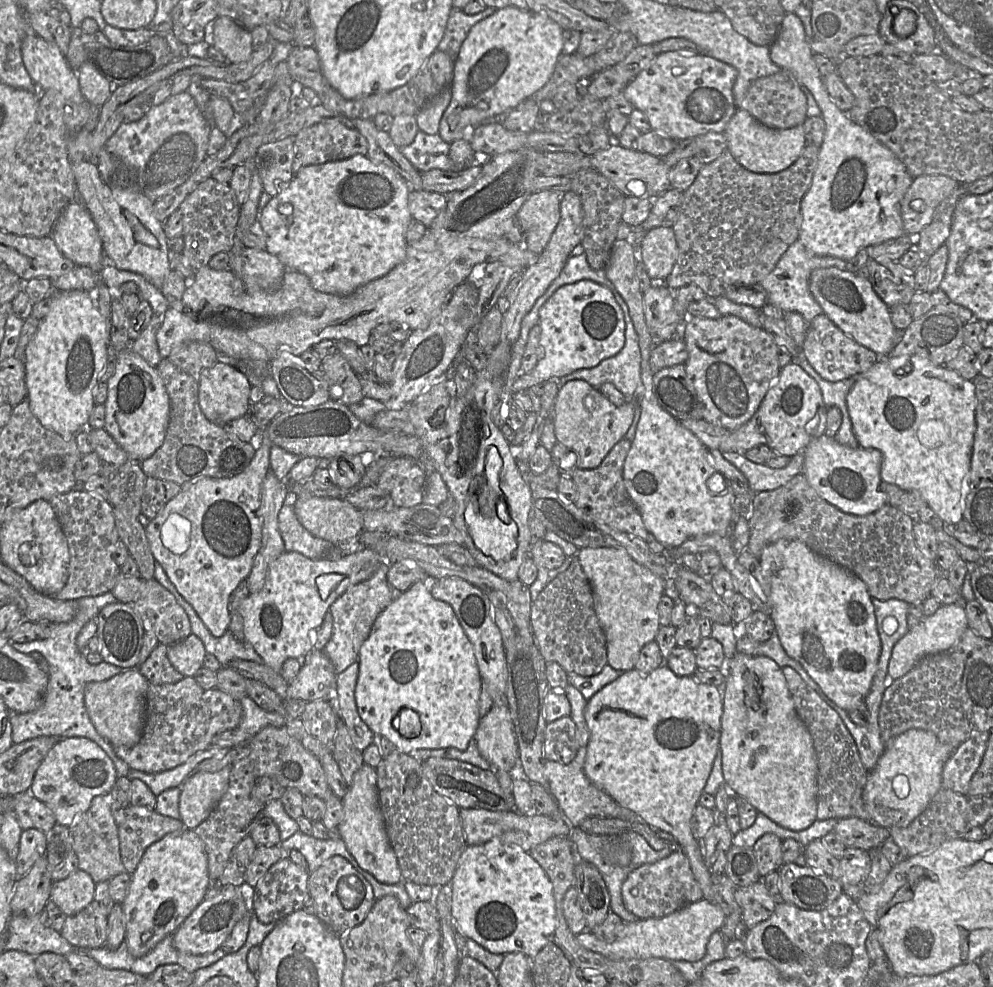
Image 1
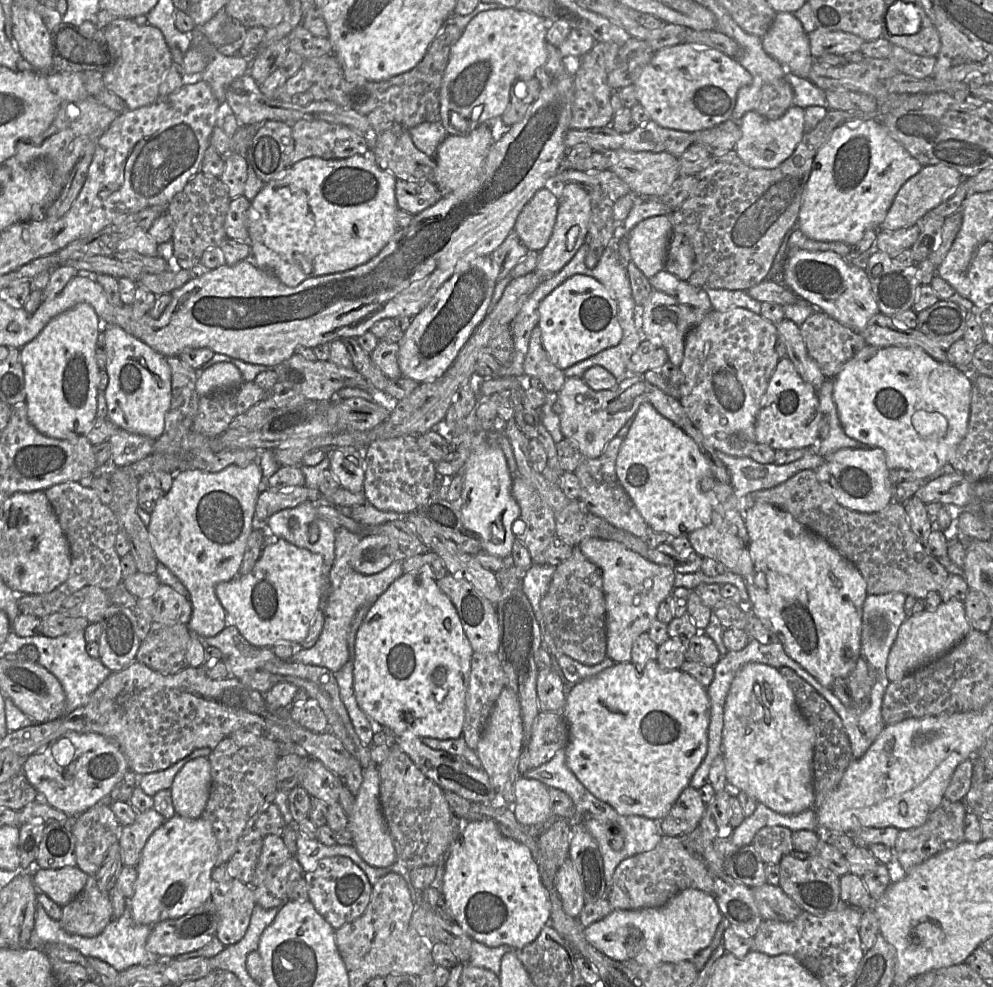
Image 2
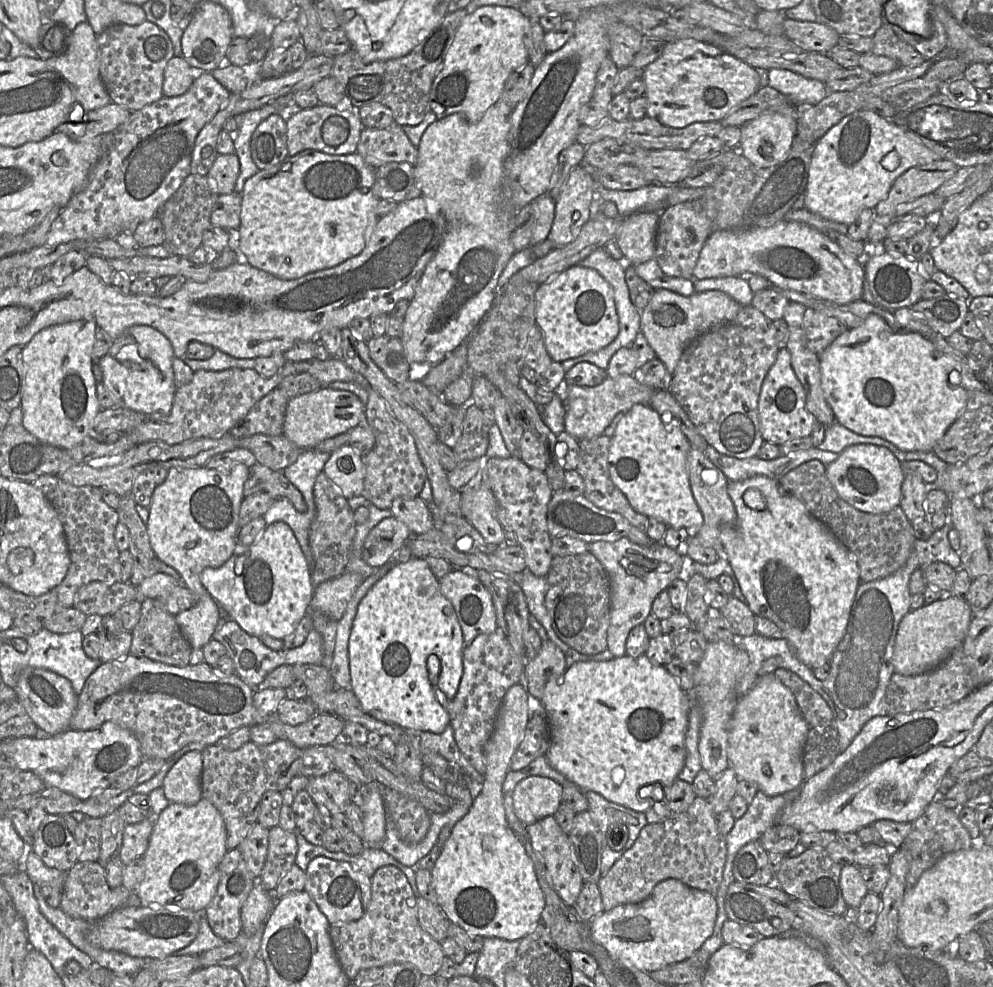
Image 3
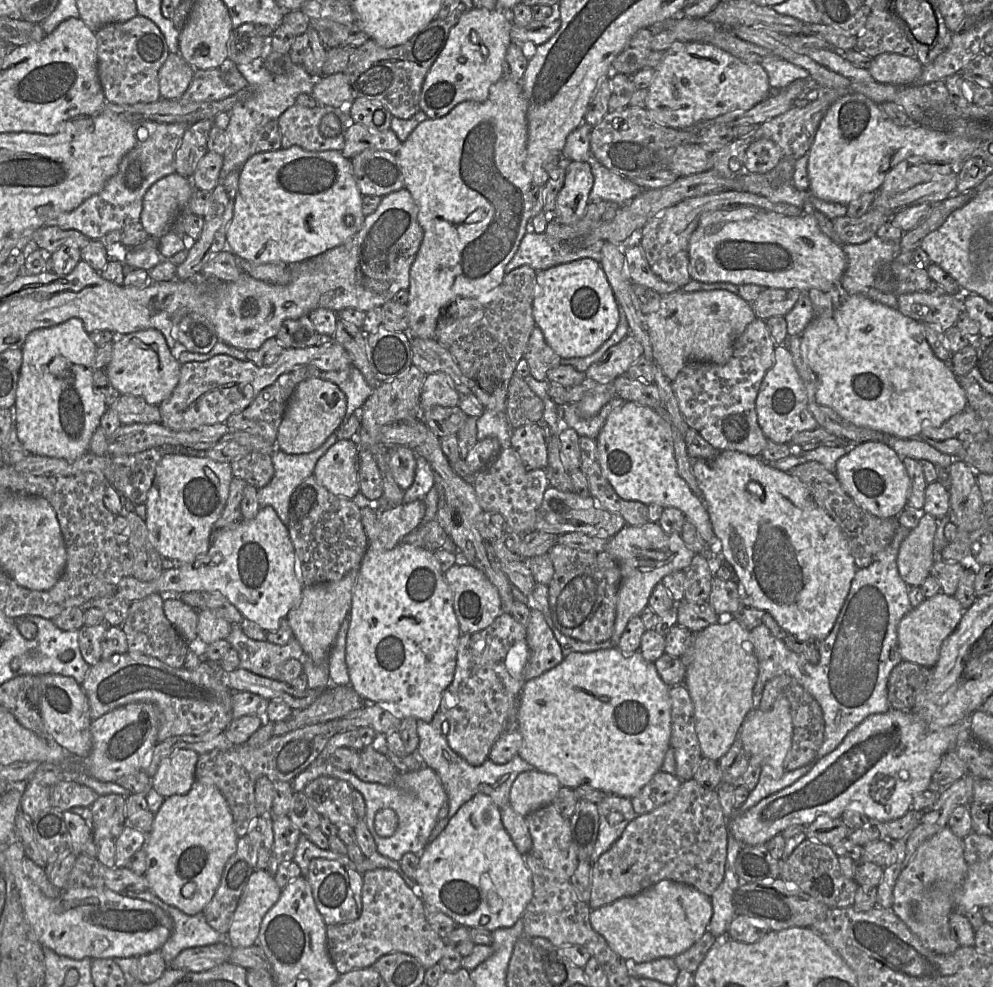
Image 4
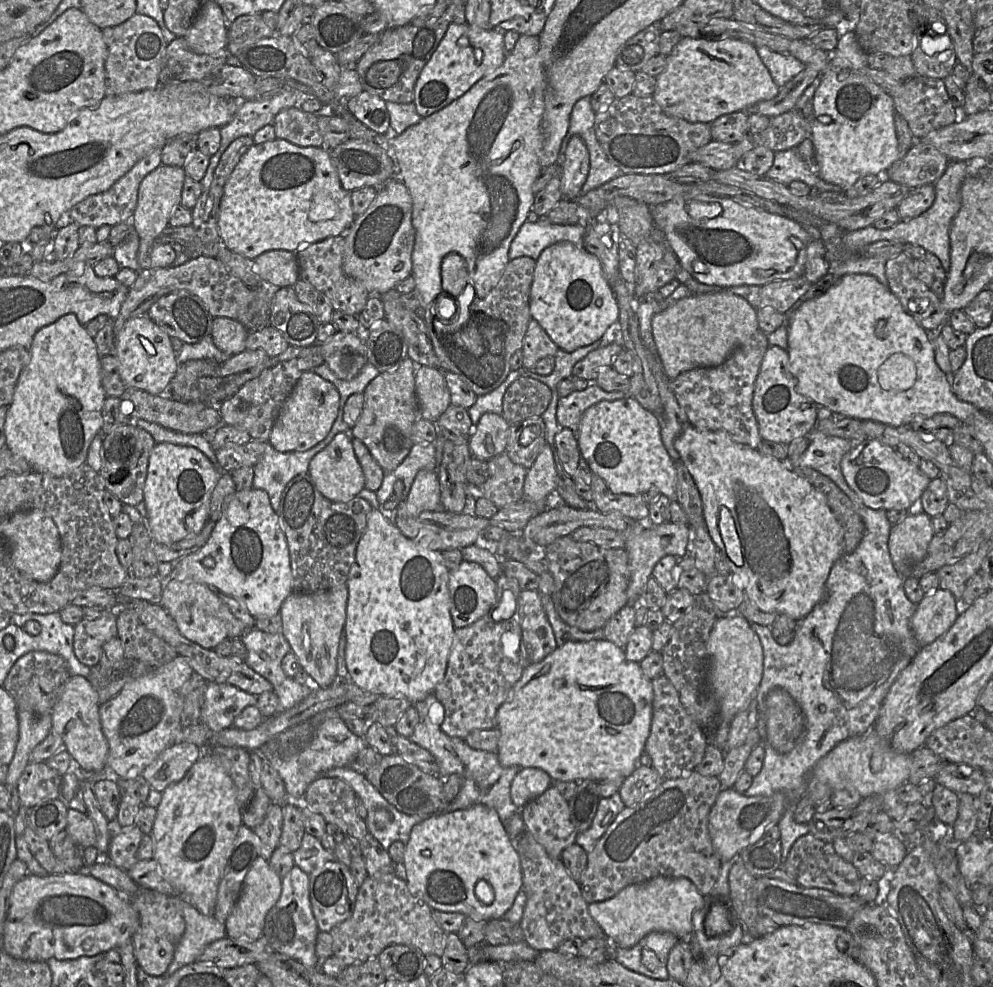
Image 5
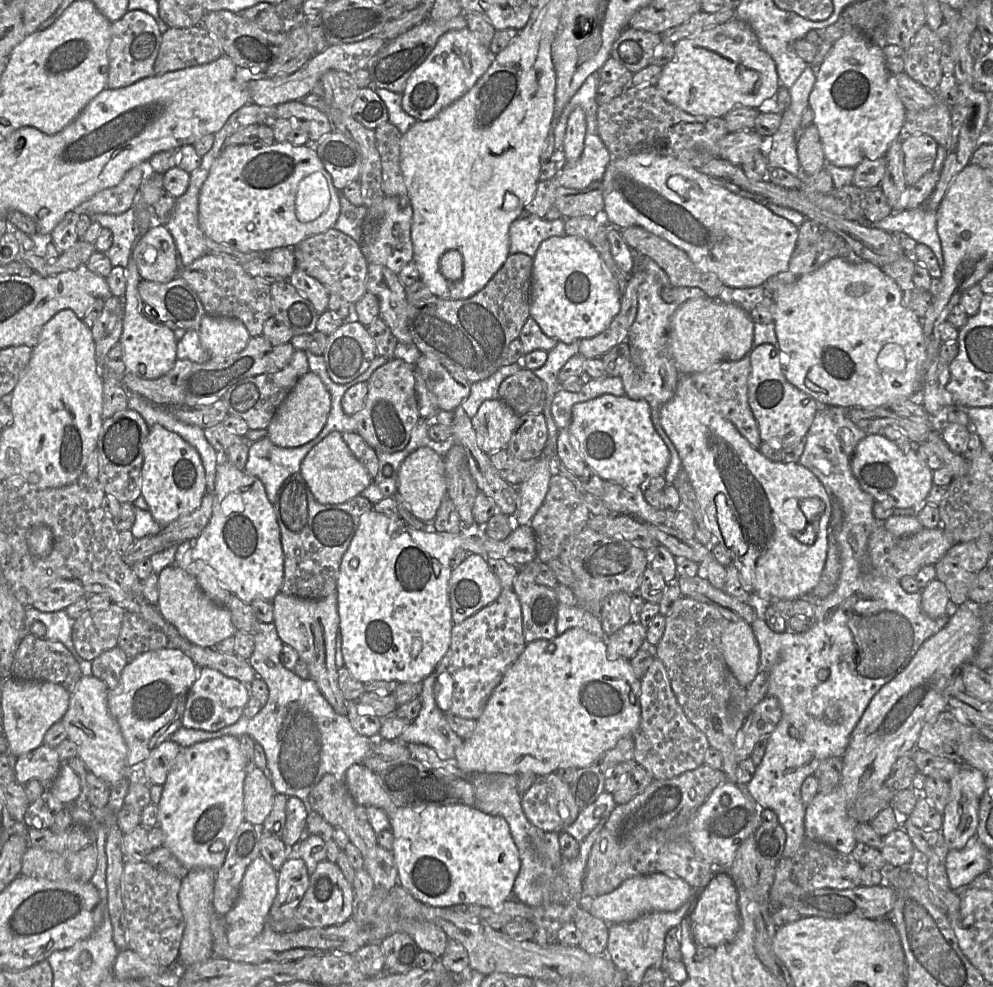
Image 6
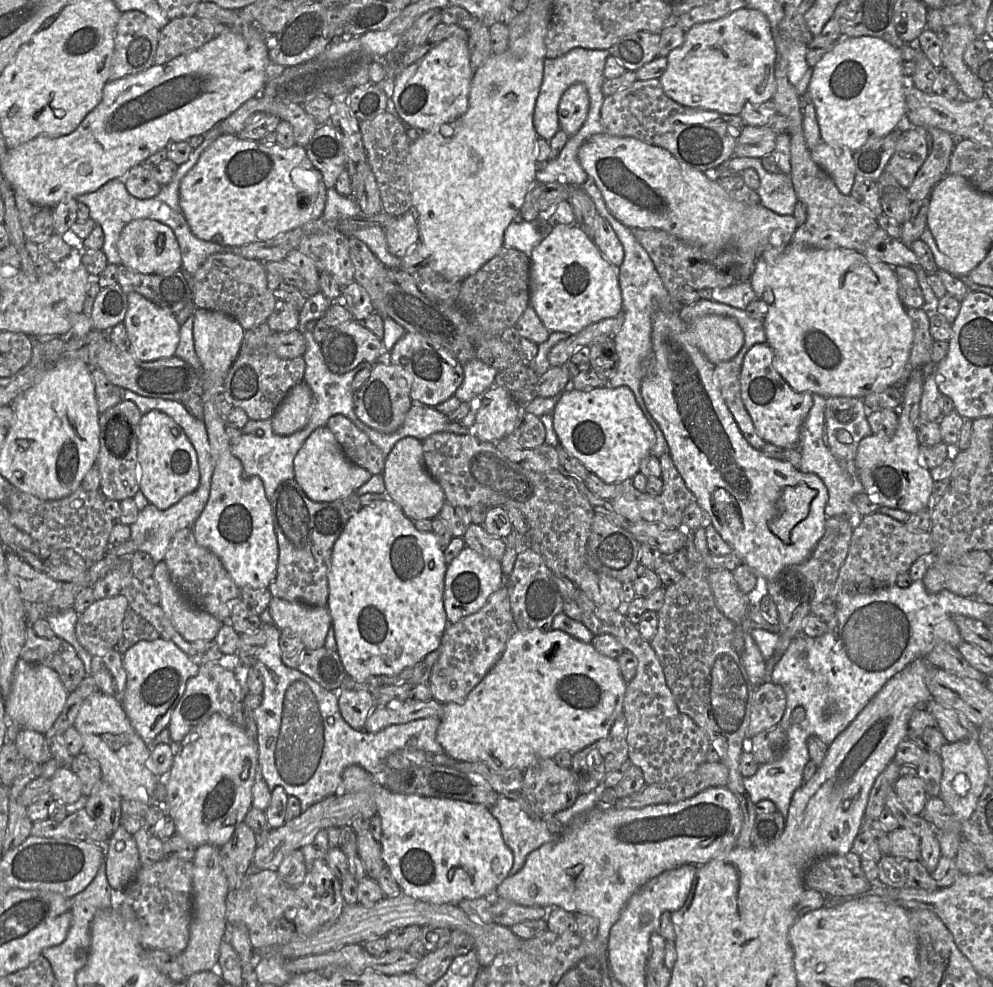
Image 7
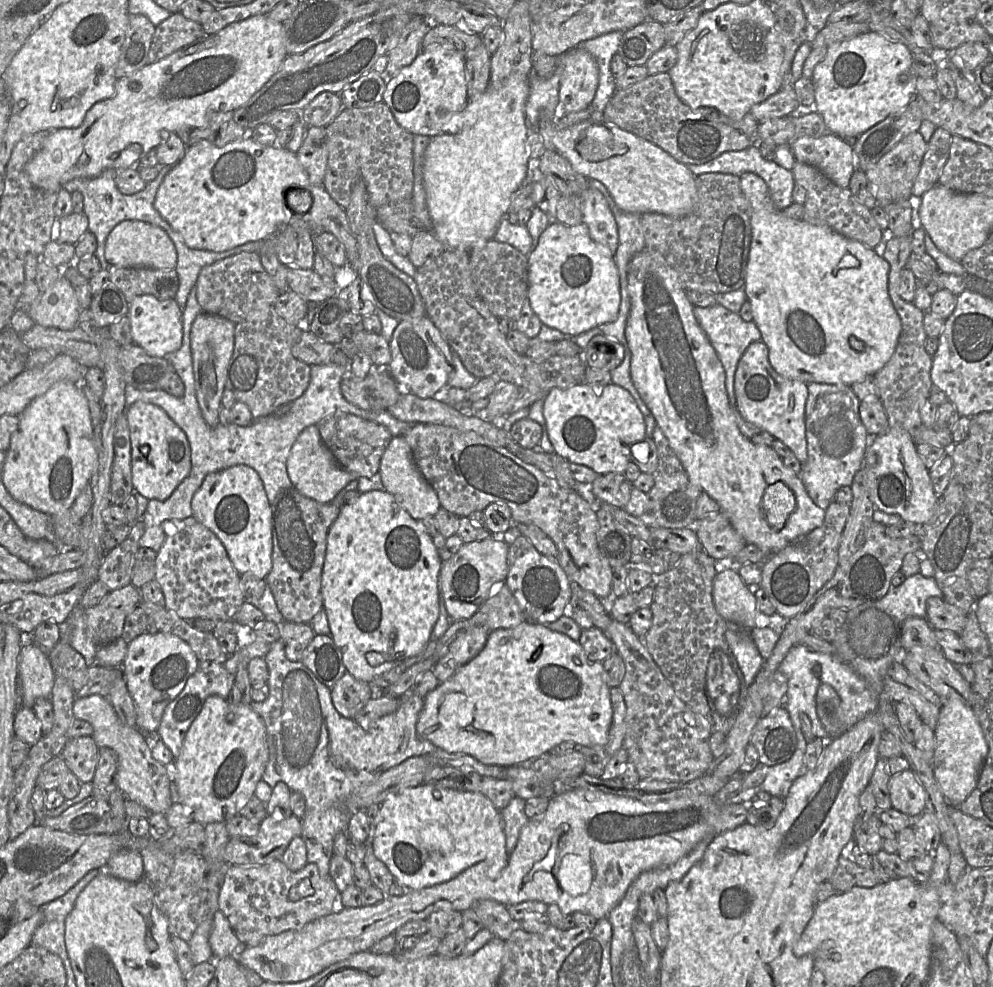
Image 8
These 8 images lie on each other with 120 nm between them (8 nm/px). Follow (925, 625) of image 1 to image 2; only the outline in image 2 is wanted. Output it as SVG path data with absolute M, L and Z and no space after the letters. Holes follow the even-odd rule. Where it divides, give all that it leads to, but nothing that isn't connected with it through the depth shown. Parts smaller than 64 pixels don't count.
M963 601L943 602L932 611L925 610L908 617L900 626L888 656L889 681L902 680L926 663L940 658L961 642L971 630Z

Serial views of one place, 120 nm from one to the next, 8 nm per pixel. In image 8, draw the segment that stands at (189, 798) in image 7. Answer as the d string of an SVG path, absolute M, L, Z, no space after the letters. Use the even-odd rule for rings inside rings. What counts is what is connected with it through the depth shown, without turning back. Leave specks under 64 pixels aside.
M209 696L196 719L187 731L179 756L174 761L174 781L180 803L189 806L193 821L206 825L211 822L227 822L238 814L253 796L268 762L266 728L262 717L243 702L232 704L227 699Z

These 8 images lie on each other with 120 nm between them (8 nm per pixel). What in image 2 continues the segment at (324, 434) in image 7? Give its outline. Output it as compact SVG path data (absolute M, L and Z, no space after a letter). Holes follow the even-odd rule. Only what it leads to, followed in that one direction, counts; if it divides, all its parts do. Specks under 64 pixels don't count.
M336 448L327 452L330 458L329 469L340 487L353 493L361 492L365 479L363 449Z

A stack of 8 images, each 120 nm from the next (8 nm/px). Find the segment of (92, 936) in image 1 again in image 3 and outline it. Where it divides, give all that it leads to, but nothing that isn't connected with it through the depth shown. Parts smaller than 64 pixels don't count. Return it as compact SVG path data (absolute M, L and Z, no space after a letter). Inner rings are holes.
M76 861L66 872L59 907L72 918L95 922L124 906L131 893L123 885L111 888L106 880L105 868L98 861Z

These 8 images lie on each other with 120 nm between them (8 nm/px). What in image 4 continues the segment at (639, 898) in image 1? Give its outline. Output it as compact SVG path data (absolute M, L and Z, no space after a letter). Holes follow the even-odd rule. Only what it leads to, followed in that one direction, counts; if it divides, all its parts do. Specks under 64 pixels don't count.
M694 779L682 781L681 787L670 802L660 806L650 813L638 815L635 819L630 821L622 835L612 844L612 846L604 852L596 862L591 863L591 897L588 905L591 909L596 909L604 905L608 905L620 899L622 897L635 896L642 891L646 890L655 883L668 879L671 881L690 885L700 891L701 893L712 896L714 891L721 884L724 877L725 862L727 857L727 845L728 845L728 819L725 817L721 808L719 797L716 790L705 789L699 785Z

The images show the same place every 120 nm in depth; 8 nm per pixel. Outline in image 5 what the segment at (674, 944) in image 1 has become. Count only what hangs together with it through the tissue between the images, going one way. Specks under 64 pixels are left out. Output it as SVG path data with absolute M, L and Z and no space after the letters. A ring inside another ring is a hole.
M658 876L629 885L608 900L590 903L588 910L613 945L626 949L654 931L672 933L688 941L693 932L693 914L704 906L705 897L688 878Z

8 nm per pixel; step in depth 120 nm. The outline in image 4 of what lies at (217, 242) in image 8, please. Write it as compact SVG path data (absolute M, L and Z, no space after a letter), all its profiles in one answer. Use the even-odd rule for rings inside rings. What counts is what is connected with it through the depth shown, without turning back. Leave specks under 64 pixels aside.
M299 146L252 154L239 172L233 218L227 228L227 249L252 264L287 266L313 259L350 241L362 228L365 215L352 165L340 151L308 151Z

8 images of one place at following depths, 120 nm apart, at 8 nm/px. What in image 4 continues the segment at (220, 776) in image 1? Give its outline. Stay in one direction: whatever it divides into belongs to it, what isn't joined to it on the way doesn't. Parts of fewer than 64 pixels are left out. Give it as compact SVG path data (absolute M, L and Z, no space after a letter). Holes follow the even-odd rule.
M179 749L159 763L152 776L152 787L164 798L187 794L195 782L199 754L190 749Z

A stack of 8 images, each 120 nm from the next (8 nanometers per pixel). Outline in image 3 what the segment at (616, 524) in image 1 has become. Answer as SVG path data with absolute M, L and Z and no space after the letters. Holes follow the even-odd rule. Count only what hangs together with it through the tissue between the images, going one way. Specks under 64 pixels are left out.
M598 437L579 441L579 464L576 471L585 484L584 496L595 506L609 512L616 512L625 517L633 526L644 533L649 528L649 518L633 509L623 492L613 483L608 466L608 454L611 437Z

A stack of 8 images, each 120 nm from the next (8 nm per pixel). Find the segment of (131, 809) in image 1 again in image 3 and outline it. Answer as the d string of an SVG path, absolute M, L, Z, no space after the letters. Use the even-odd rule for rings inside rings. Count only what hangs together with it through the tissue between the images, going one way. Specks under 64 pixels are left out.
M148 817L135 824L126 824L123 832L119 858L123 865L145 854L153 828L153 821Z

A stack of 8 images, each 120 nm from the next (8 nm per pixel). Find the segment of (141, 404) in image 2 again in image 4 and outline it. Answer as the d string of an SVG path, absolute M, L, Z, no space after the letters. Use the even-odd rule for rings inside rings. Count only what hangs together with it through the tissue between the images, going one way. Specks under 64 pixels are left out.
M144 329L116 336L111 361L103 370L111 385L121 395L138 396L149 405L159 406L171 396L177 386L180 366L163 334L155 329Z

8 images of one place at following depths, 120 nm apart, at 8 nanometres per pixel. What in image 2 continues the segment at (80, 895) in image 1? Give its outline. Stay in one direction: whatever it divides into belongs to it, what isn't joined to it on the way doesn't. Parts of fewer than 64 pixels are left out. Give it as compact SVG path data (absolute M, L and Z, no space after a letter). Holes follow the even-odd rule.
M78 866L59 869L39 868L32 874L37 890L47 894L60 907L64 907L78 895L88 876Z

